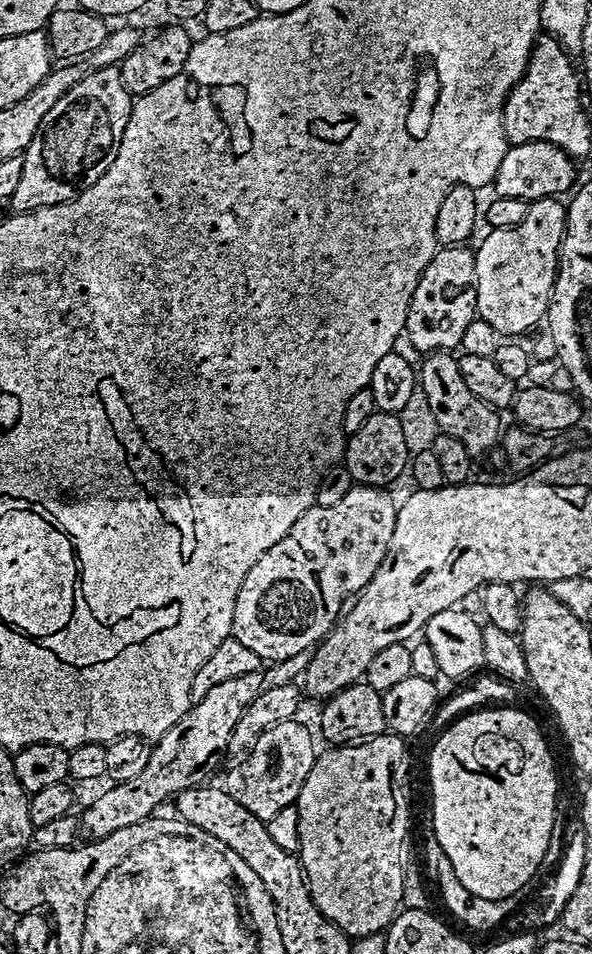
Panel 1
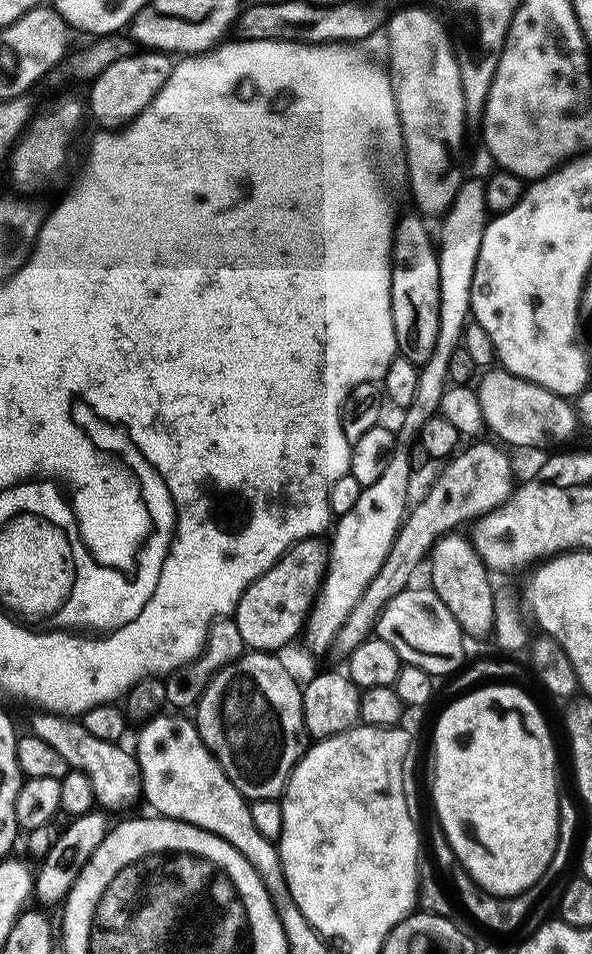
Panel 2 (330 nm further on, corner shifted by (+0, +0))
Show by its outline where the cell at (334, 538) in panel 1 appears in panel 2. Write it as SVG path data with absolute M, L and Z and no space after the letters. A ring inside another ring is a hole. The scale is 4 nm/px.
M320 538L298 541L241 594L234 619L238 634L242 634L249 649L275 653L280 650L276 648L301 635L304 621L308 619L308 612L324 580L324 573L328 571L328 548L322 541Z

